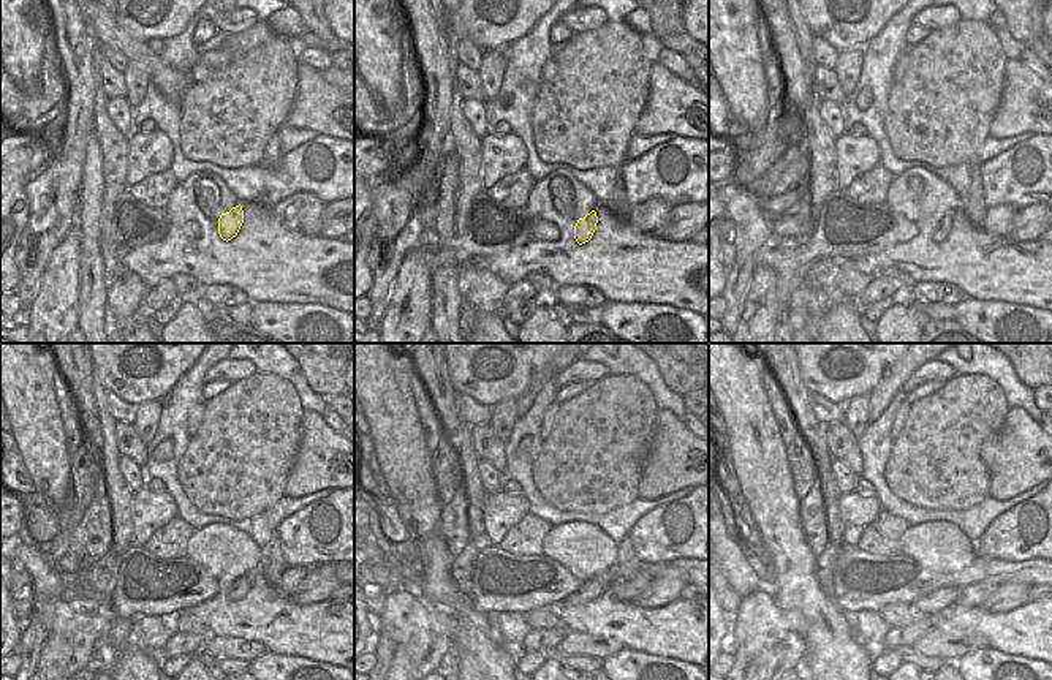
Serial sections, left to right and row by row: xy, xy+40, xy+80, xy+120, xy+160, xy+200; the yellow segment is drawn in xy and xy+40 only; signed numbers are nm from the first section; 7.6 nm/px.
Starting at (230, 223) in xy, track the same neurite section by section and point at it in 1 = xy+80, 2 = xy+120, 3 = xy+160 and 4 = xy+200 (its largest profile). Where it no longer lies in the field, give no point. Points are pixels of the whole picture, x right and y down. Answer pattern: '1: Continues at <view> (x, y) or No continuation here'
1: Continues at xy+80 (942, 230)
2: Continues at xy+120 (238, 590)
3: Continues at xy+160 (594, 587)
4: Continues at xy+200 (938, 600).

